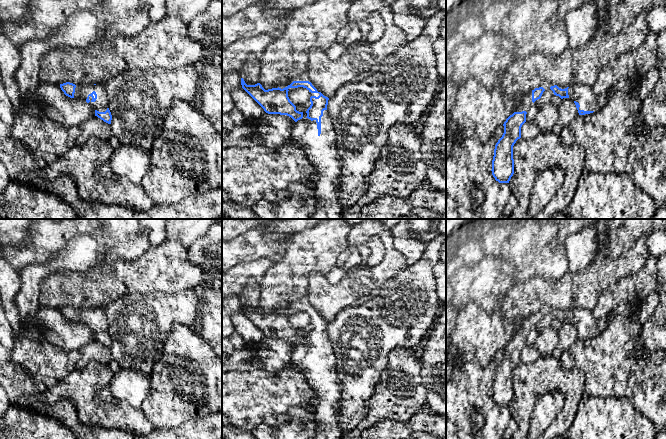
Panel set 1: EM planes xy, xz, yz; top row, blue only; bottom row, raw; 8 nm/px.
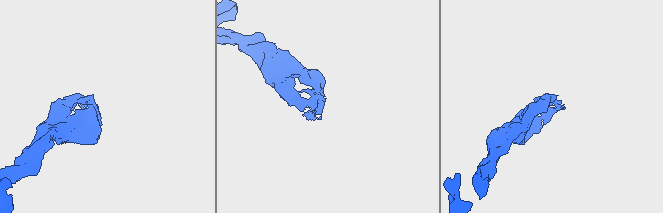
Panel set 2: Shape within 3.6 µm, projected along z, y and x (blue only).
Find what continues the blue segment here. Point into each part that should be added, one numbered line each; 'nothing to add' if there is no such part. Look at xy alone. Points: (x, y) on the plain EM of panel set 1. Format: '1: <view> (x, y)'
1: xy (82, 316)

